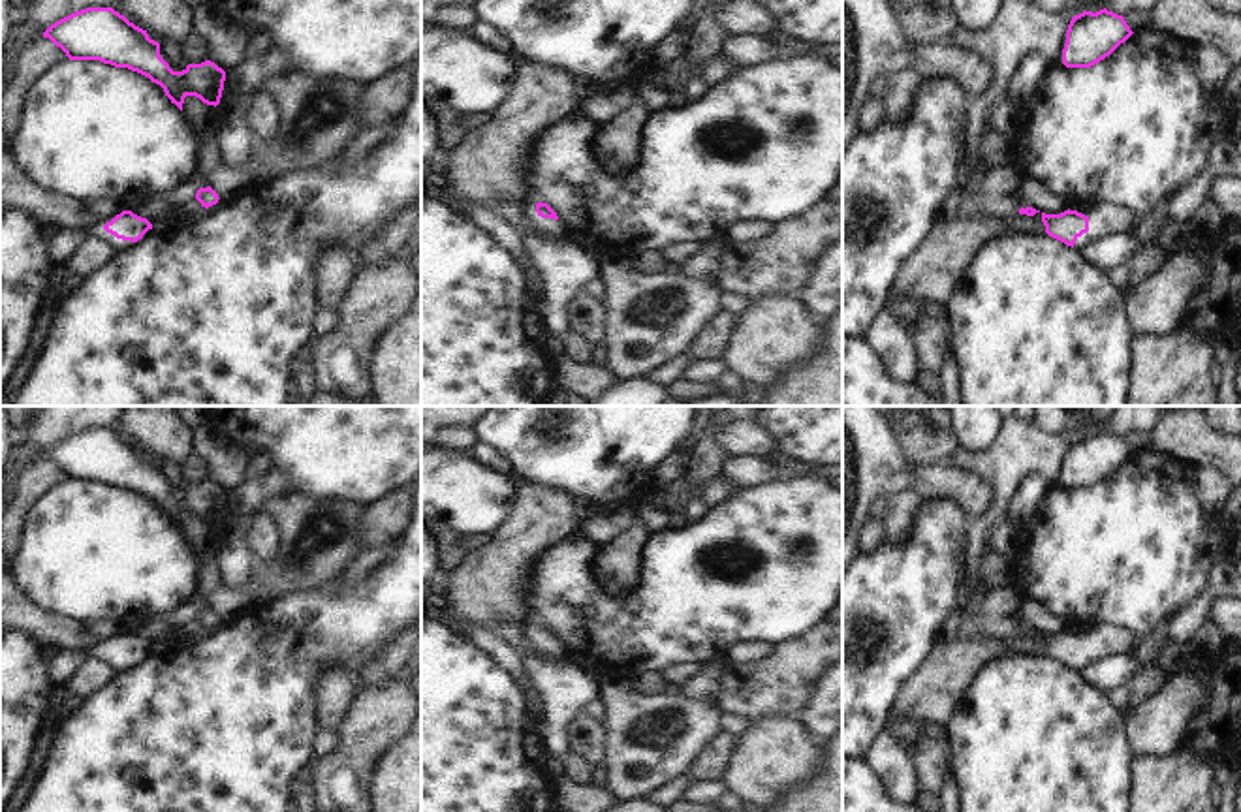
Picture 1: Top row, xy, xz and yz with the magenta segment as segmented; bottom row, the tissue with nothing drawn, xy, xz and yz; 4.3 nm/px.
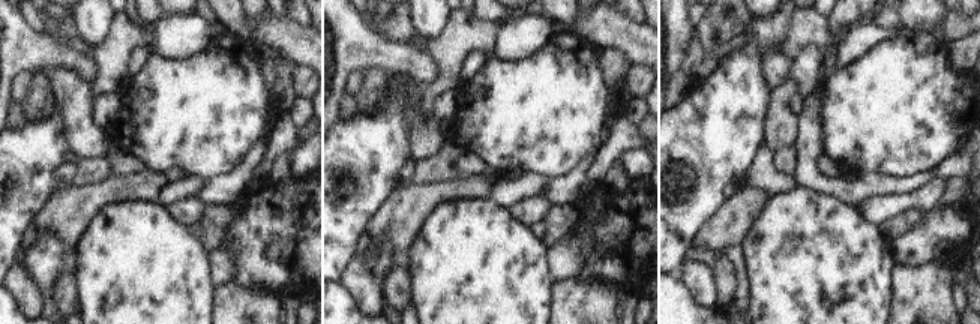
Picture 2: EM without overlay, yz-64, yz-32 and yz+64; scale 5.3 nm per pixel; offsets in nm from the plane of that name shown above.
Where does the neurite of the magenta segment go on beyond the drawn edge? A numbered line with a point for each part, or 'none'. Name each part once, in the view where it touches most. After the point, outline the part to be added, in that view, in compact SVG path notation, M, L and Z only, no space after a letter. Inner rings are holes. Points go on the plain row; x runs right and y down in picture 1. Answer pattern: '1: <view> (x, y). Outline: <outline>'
1: yz (1104, 643). Outline: M1096 630L1089 637L1089 652L1077 658L1074 671L1081 673L1089 664L1117 654L1130 654L1136 647L1138 635L1124 630Z

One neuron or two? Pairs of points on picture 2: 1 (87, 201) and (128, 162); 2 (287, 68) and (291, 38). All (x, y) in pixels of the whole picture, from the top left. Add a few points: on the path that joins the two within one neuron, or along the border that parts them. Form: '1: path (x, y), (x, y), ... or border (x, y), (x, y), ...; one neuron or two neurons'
1: border (147, 170), (138, 174), (114, 176); two neurons
2: border (285, 54), (296, 65); two neurons

